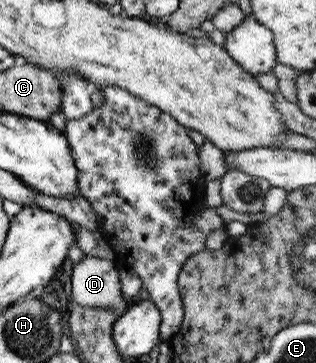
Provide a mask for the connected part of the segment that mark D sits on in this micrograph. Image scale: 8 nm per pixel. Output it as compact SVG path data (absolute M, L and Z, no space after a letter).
M84 255L72 266L71 303L123 313L127 303L122 297L117 267L113 261Z

